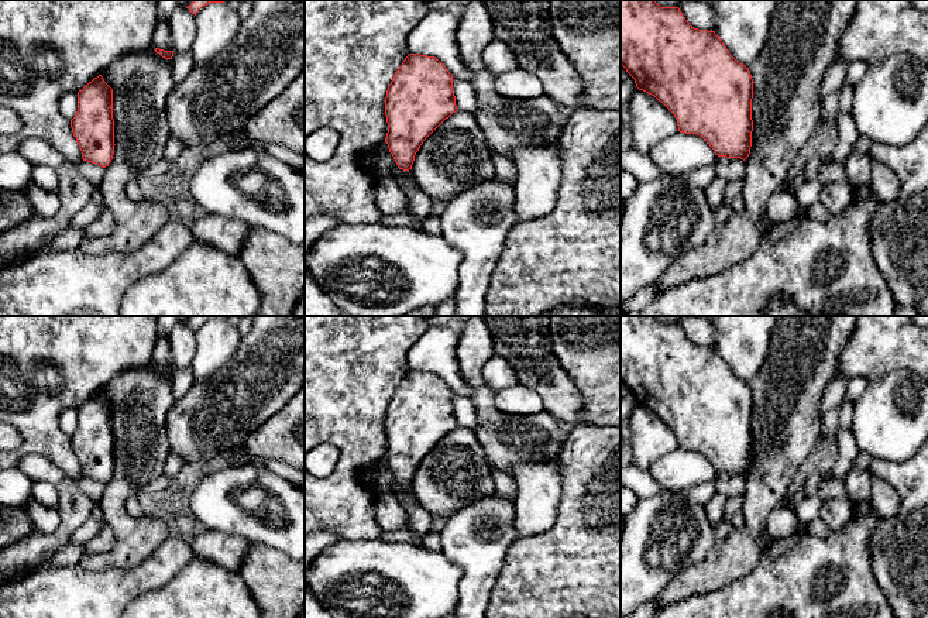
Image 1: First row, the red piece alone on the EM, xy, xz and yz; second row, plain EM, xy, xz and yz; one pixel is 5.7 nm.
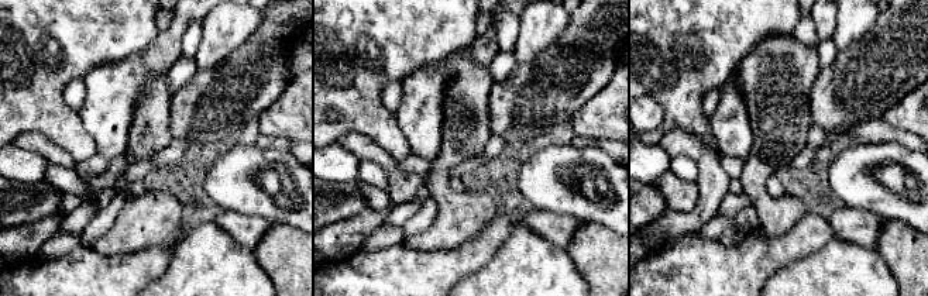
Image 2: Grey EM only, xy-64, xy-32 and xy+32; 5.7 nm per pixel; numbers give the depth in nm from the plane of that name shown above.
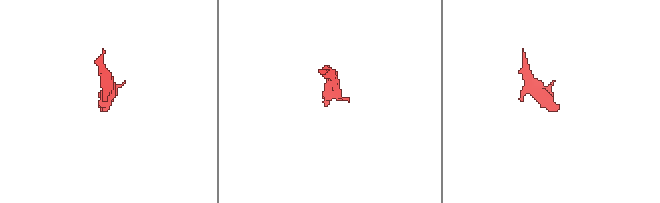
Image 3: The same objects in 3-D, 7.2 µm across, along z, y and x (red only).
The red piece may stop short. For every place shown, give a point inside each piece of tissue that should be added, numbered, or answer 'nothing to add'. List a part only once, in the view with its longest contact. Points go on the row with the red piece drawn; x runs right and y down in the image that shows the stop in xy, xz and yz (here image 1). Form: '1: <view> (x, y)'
1: xz (419, 203)

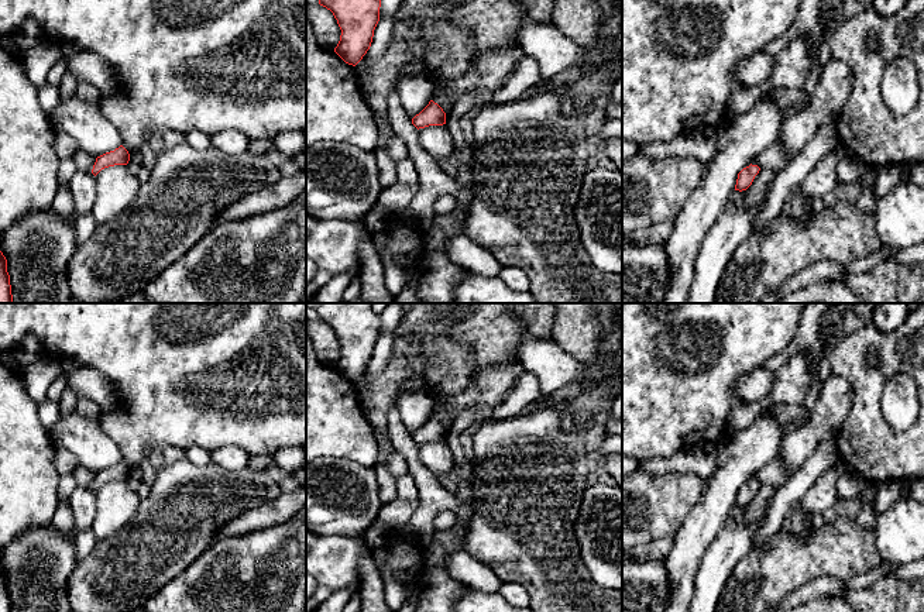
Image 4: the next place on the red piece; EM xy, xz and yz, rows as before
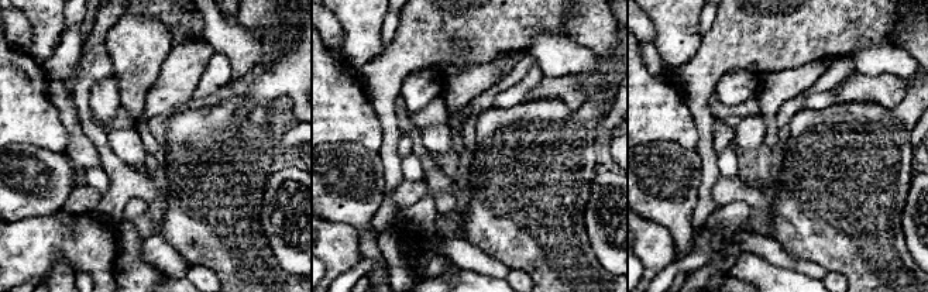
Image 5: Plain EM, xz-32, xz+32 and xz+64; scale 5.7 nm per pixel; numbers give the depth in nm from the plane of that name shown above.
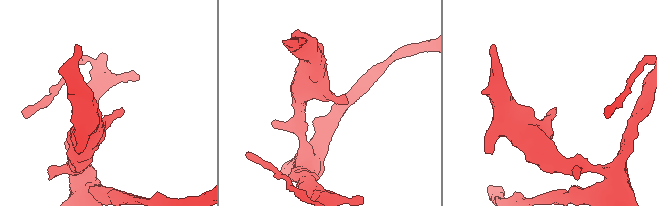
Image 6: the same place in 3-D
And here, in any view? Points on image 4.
nothing to add

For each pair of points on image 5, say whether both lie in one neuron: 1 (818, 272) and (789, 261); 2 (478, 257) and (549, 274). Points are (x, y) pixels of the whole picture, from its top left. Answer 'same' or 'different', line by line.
1: same
2: different

